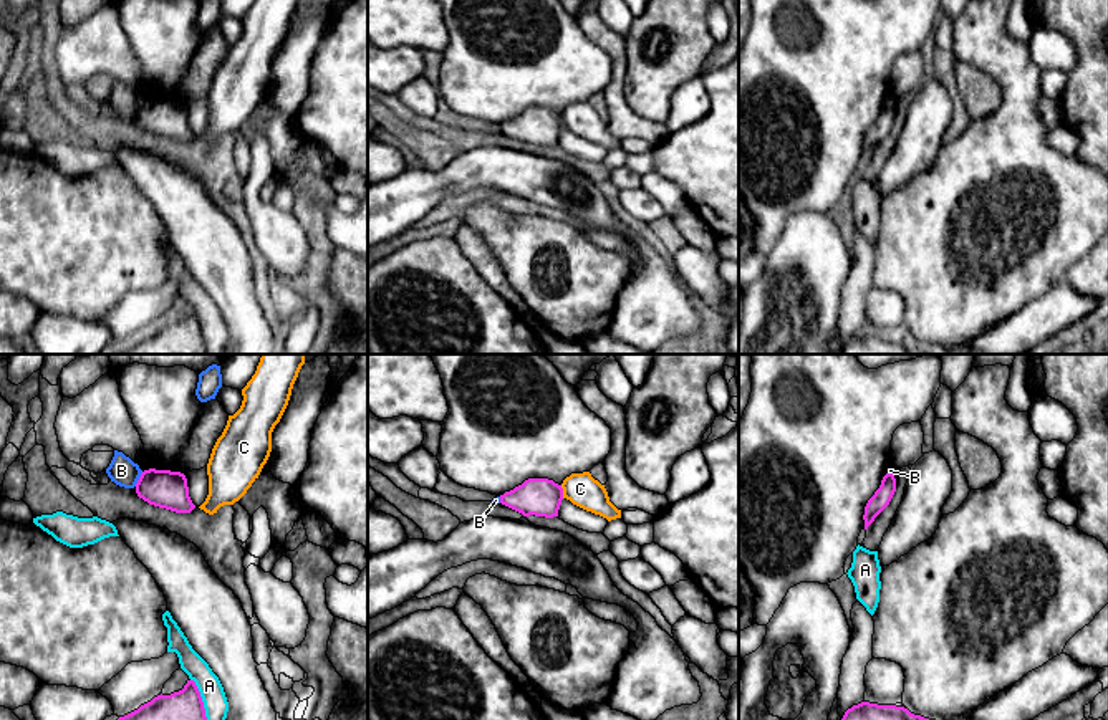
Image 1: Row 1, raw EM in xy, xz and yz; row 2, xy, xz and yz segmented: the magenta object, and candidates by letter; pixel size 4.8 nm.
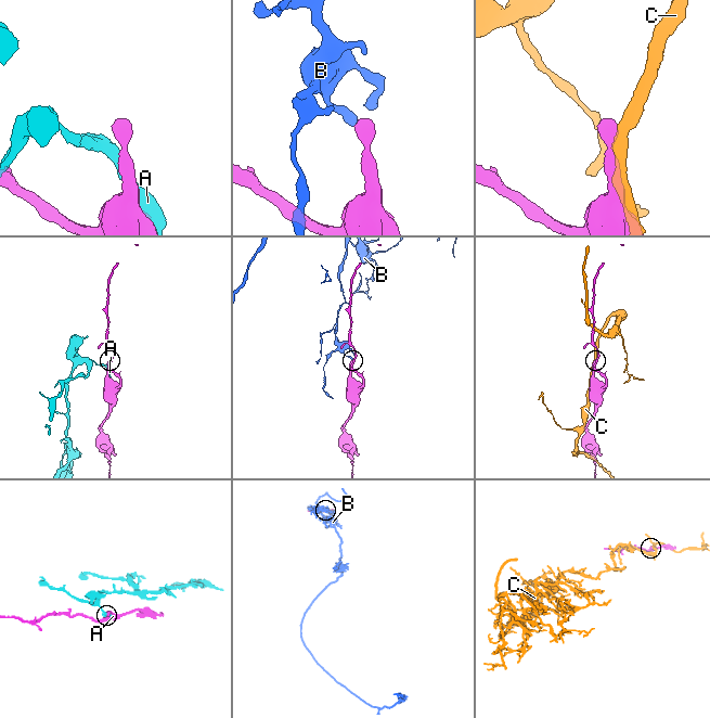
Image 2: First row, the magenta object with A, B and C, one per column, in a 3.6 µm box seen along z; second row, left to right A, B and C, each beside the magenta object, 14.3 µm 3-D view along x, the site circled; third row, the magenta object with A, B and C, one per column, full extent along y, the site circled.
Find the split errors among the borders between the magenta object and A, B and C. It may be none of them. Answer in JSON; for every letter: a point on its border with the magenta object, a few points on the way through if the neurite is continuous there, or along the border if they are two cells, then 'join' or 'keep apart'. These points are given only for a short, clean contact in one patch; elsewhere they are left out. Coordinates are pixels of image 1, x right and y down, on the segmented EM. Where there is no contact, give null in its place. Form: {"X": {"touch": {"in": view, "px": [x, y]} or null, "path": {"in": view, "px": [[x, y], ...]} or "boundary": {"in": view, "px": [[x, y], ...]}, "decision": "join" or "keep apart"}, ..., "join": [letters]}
{"A": {"touch": {"in": "xy", "px": [201, 699]}, "decision": "keep apart"}, "B": {"touch": {"in": "xy", "px": [139, 479]}, "boundary": {"in": "xy", "px": [[143, 472], [134, 485]]}, "decision": "keep apart"}, "C": {"touch": {"in": "xz", "px": [562, 492]}, "decision": "keep apart"}, "join": []}

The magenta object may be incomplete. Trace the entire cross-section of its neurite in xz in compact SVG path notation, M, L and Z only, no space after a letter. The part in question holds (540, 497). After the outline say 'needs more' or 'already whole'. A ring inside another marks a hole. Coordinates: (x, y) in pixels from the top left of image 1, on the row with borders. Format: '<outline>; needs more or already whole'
M528 478L522 485L500 495L500 503L523 516L558 516L563 500L561 485L548 478Z; already whole

